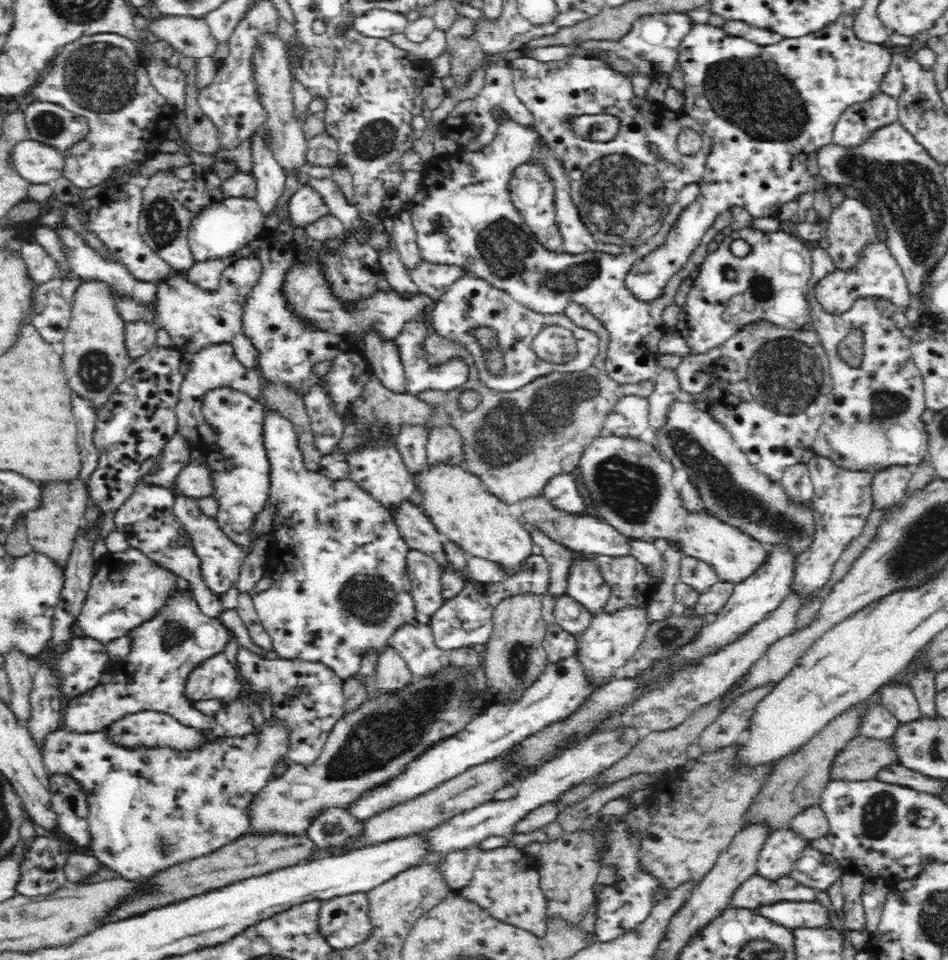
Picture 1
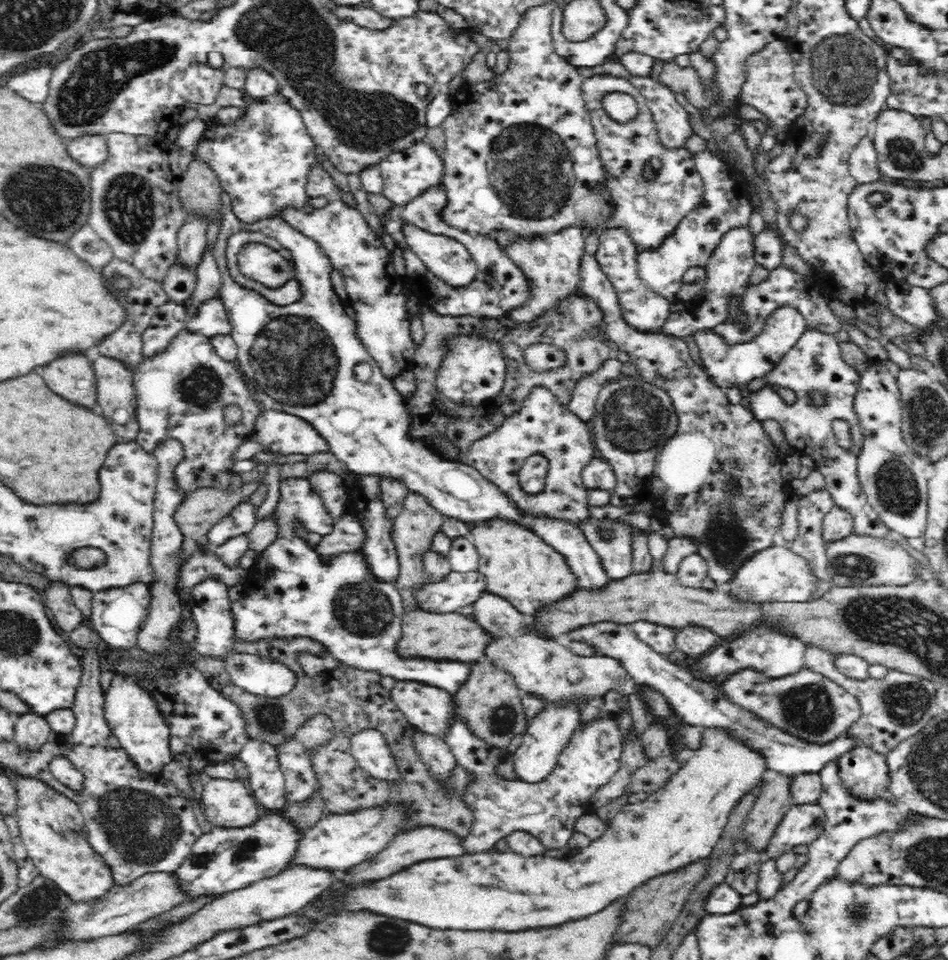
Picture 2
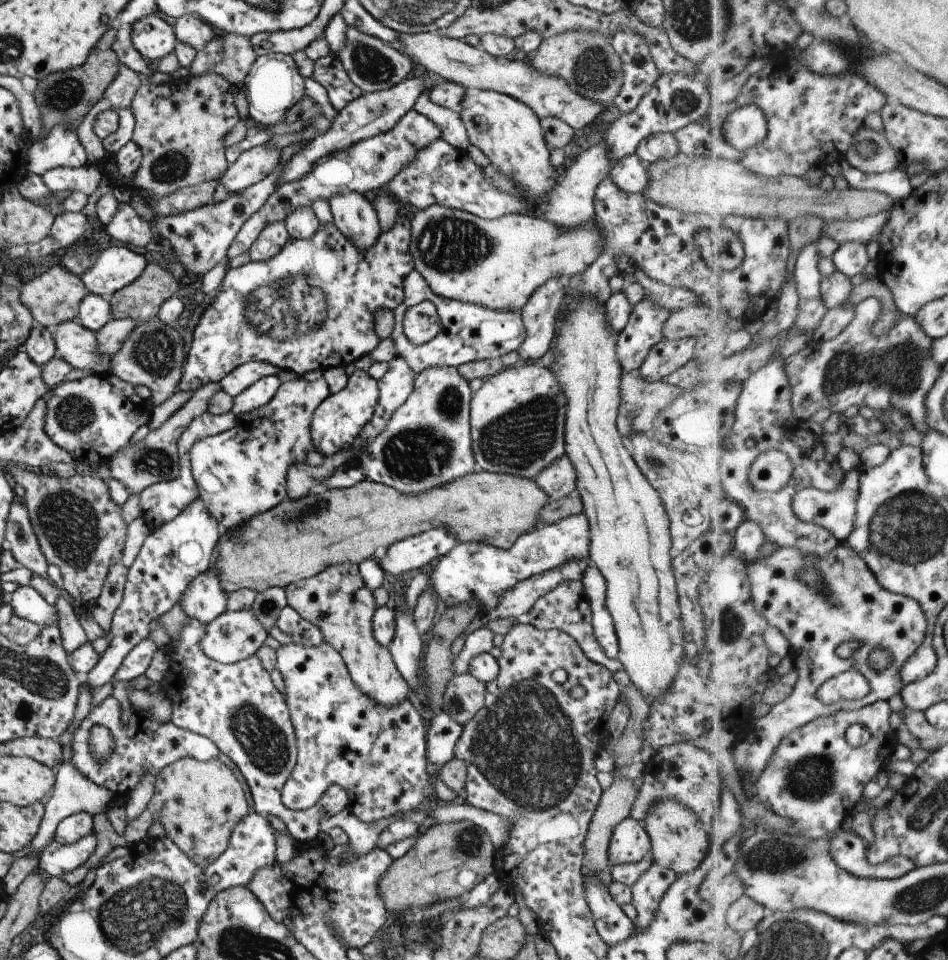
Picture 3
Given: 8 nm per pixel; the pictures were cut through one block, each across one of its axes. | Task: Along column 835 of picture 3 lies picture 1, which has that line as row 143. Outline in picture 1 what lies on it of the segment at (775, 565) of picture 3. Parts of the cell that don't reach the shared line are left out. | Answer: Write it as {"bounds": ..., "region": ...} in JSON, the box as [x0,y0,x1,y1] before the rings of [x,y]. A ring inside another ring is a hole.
{"bounds":[508,56,712,248],"region":[[[522,56],[508,62],[512,69],[515,93],[534,115],[533,126],[552,152],[564,165],[571,184],[571,195],[586,227],[596,243],[625,244],[636,248],[659,233],[662,215],[679,197],[687,184],[699,183],[706,170],[706,158],[712,148],[712,137],[701,130],[701,124],[690,115],[679,113],[640,98],[632,90],[631,80],[620,71],[604,66],[598,59],[586,56],[566,57],[559,61],[542,62]],[[582,114],[610,114],[616,117],[620,128],[610,142],[592,142],[571,130],[569,123]],[[684,129],[694,129],[701,134],[702,148],[698,154],[682,154],[677,147],[678,135]]]}

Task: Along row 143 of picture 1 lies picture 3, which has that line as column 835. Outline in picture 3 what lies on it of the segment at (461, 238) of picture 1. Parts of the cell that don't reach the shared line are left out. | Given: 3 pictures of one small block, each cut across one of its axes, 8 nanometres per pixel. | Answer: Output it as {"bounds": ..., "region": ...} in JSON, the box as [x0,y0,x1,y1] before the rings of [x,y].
{"bounds":[794,467,864,543],"region":[[[864,467],[846,472],[842,488],[833,491],[822,491],[813,487],[803,489],[794,500],[794,510],[799,518],[808,523],[817,524],[834,533],[839,542],[846,543],[855,530],[855,520],[858,515],[858,500],[862,490],[861,479],[863,478]]]}

